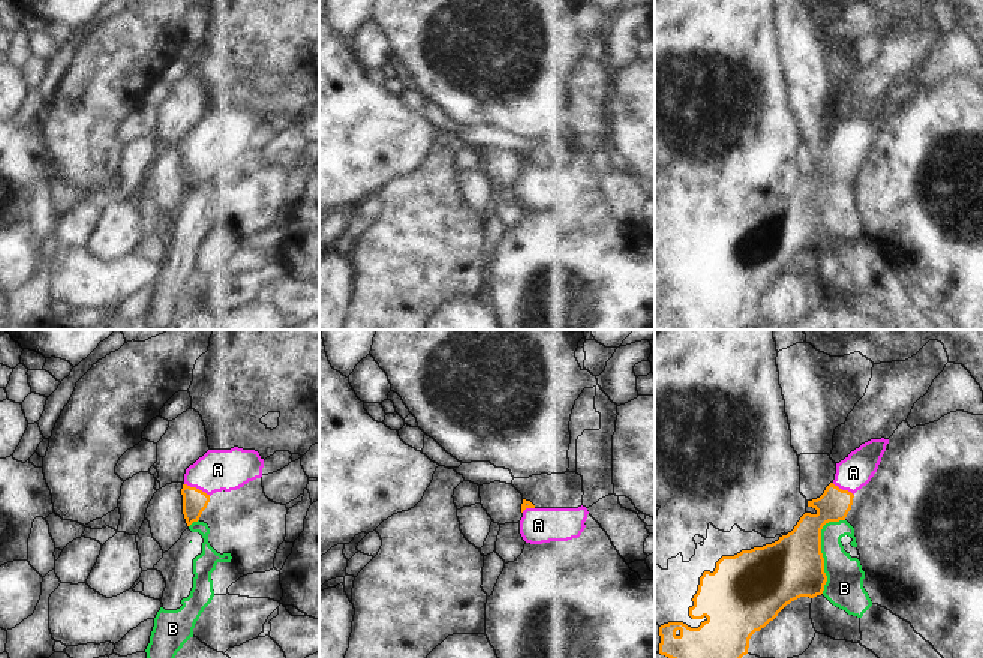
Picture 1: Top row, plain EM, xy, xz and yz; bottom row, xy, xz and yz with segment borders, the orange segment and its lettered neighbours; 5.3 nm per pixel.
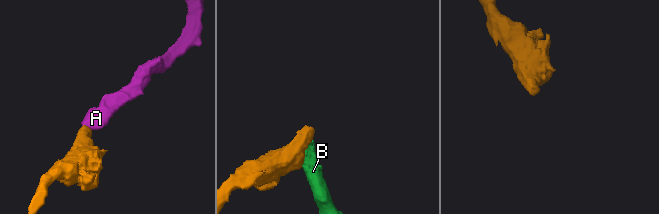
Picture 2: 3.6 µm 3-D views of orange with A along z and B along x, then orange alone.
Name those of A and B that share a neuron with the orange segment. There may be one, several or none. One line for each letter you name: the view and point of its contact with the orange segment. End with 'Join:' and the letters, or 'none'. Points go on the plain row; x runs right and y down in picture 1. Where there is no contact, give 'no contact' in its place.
A: meets orange in xy at (198, 153)
Join: A

